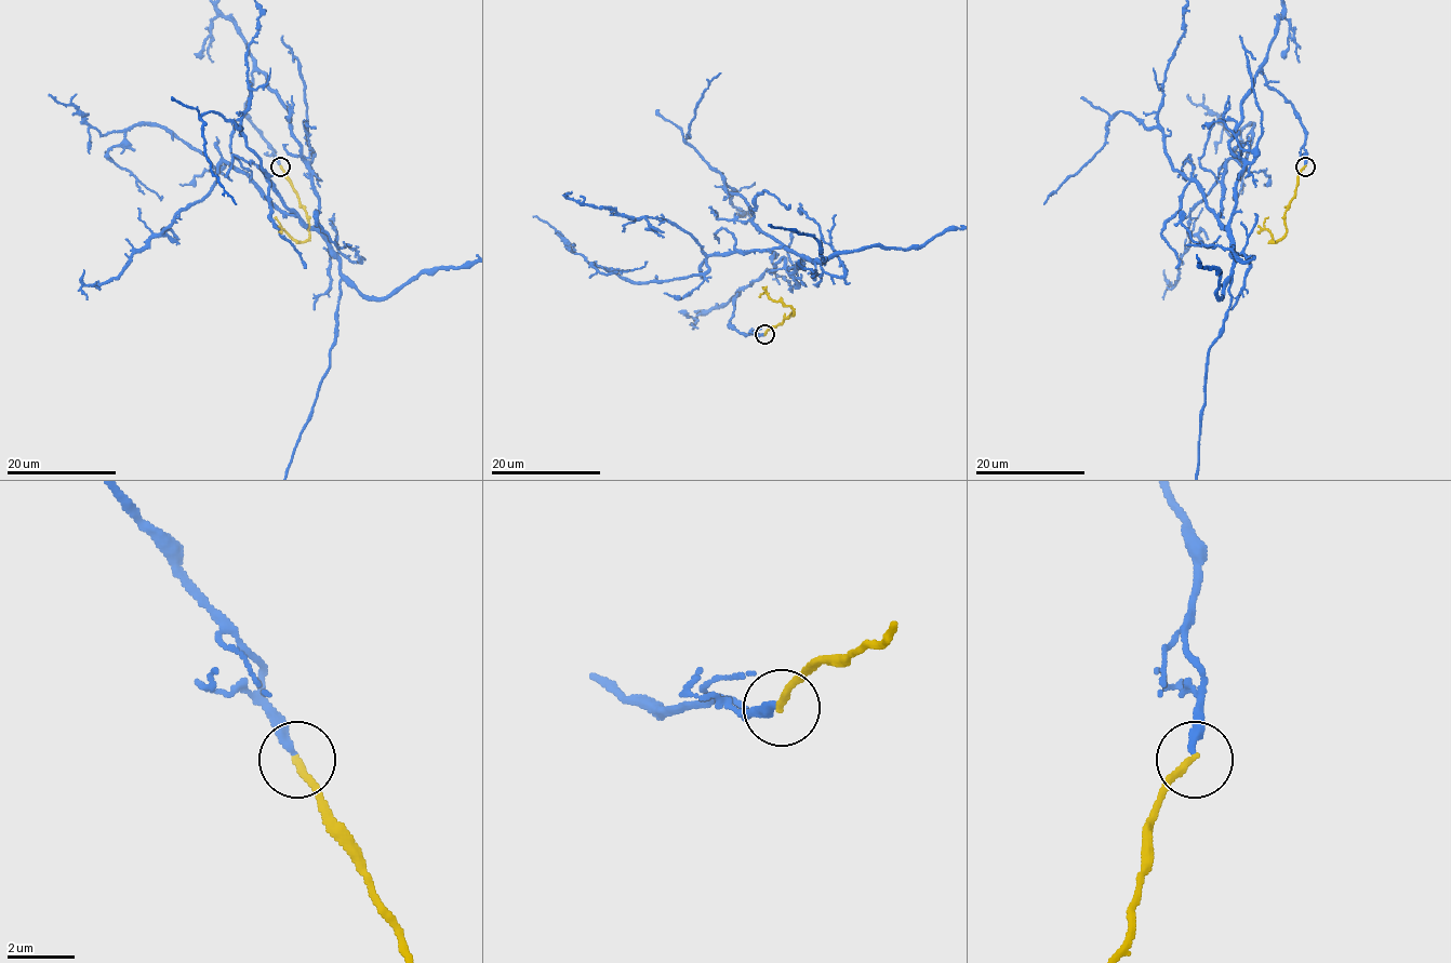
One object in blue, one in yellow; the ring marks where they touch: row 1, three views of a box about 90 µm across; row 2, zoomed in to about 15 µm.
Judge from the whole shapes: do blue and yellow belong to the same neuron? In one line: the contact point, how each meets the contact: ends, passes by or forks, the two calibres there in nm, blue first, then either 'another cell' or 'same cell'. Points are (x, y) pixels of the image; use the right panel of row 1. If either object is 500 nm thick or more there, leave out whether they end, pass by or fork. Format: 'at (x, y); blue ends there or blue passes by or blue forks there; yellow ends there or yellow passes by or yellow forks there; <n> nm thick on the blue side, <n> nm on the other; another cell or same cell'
at (1305, 166); blue ends there; yellow ends there; 240 nm thick on the blue side, 200 nm on the other; another cell

